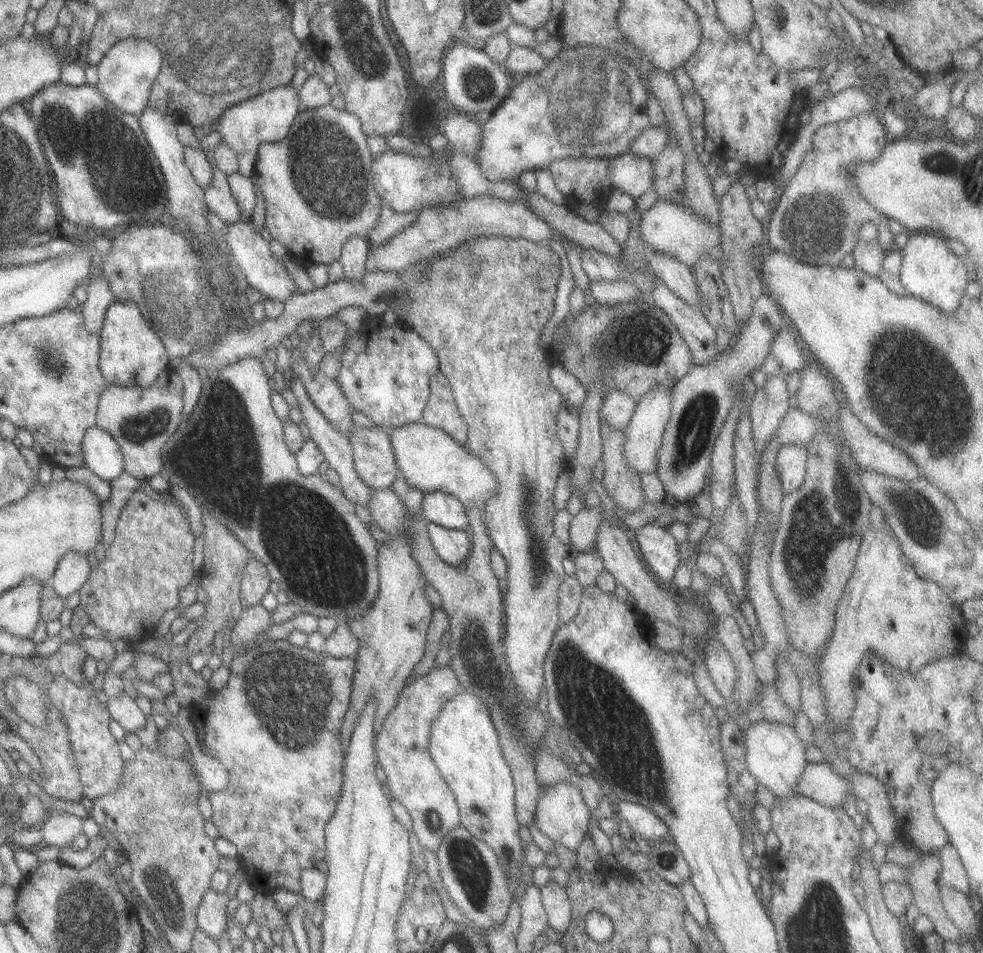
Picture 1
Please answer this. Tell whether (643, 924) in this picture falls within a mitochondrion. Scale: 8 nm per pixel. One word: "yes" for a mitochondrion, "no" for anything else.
no

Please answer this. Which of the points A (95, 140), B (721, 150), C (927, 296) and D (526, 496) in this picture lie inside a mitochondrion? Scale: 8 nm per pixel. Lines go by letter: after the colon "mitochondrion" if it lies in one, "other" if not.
A: mitochondrion
B: other
C: other
D: mitochondrion

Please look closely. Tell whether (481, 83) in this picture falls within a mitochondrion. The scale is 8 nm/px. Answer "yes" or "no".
yes

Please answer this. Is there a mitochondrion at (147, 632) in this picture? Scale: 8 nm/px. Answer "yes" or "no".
no

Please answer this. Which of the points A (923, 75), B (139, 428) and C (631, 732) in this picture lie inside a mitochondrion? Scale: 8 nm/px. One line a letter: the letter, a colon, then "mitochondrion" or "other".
A: other
B: mitochondrion
C: mitochondrion

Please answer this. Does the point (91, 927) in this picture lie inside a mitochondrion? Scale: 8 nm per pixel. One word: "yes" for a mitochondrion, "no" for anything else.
yes

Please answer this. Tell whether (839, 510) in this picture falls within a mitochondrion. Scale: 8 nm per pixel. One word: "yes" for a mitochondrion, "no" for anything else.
yes

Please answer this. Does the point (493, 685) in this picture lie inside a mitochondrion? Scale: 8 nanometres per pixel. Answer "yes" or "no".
no

